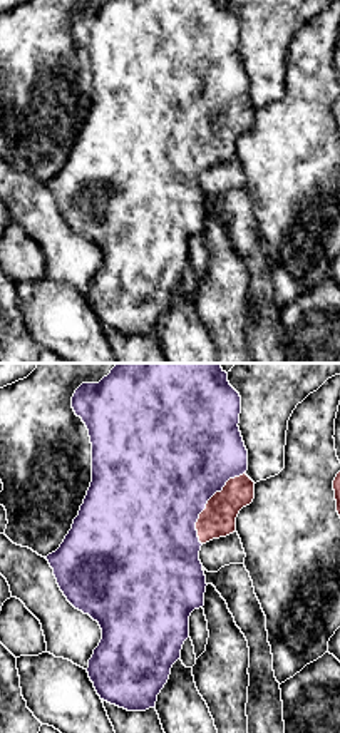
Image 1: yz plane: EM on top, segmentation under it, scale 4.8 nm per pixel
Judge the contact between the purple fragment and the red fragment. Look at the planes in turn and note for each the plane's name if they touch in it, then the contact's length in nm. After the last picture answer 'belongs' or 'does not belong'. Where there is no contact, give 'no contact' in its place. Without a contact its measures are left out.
contact in yz; length 400 nm

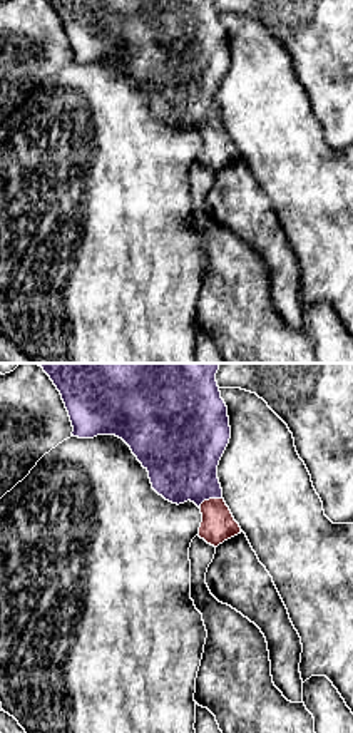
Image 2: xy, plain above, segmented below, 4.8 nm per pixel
contact in xy; length 120 nm

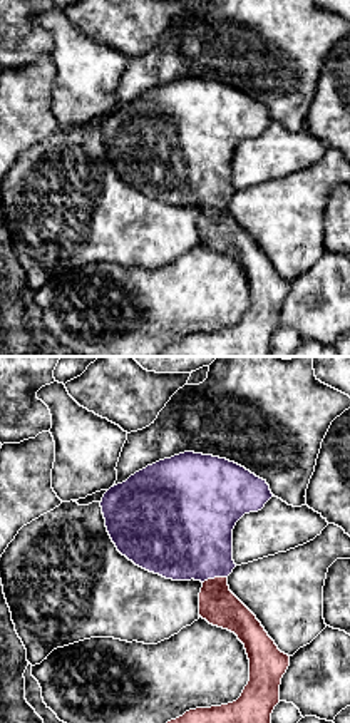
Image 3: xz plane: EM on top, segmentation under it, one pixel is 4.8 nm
contact in xz; length 120 nm

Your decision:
belongs

